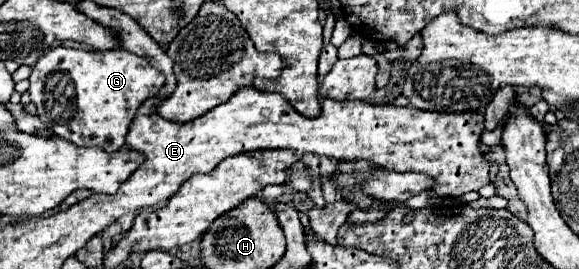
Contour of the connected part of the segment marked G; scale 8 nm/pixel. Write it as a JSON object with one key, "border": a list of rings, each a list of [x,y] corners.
{"border":[[[57,46],[49,48],[37,60],[29,82],[37,116],[55,136],[77,146],[99,146],[105,152],[117,152],[125,144],[129,122],[139,104],[159,92],[165,84],[165,76],[145,58],[123,48],[97,52]]]}

